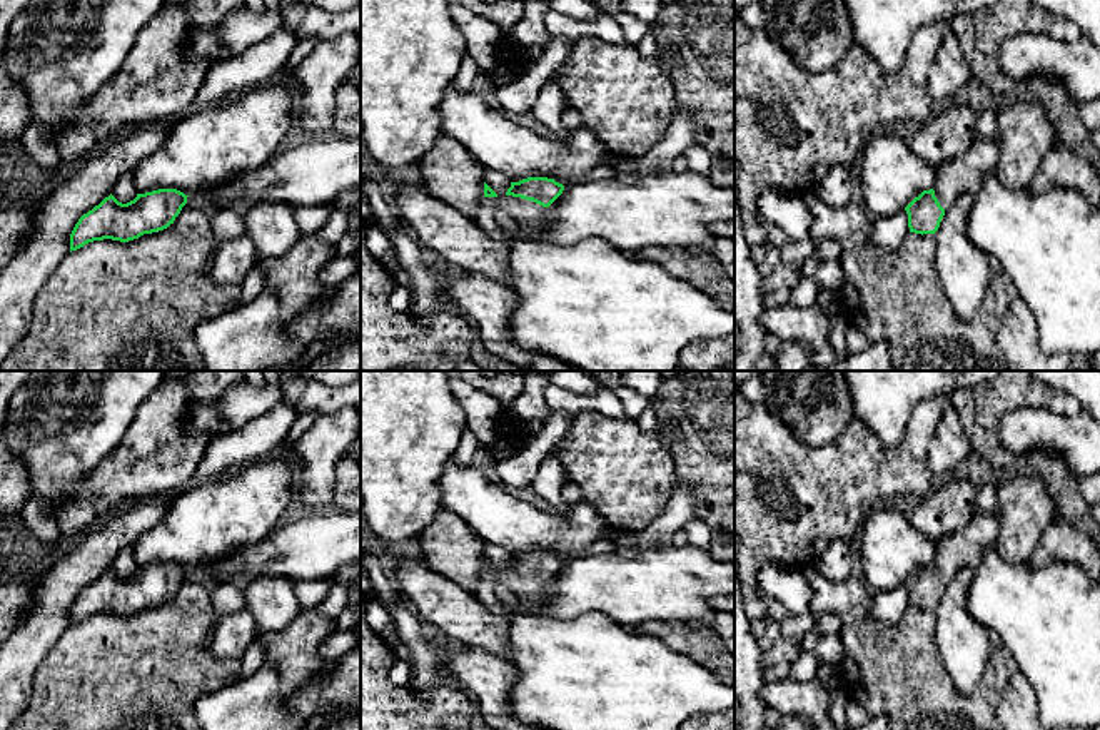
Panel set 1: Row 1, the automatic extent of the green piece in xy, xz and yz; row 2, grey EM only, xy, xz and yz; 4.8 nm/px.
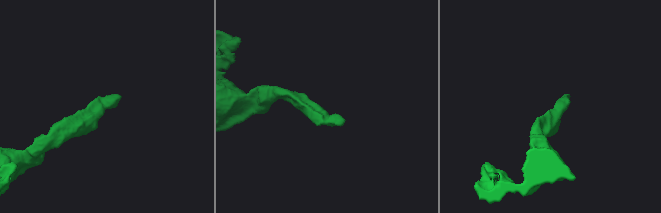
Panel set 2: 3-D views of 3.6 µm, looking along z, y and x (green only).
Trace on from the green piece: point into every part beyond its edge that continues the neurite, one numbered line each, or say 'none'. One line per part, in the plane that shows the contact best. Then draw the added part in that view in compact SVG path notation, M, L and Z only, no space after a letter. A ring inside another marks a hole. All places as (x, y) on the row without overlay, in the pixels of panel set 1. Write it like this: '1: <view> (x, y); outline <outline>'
1: xz (531, 592); outline M512 570L482 571L476 585L474 595L496 615L504 618L512 618L517 613L544 613L546 605L546 586L542 581L532 575L526 575ZM497 585L506 585L519 600L521 605L509 610L499 603L494 595Z

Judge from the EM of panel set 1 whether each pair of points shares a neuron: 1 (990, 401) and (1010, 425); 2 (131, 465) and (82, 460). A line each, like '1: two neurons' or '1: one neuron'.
1: two neurons
2: two neurons

